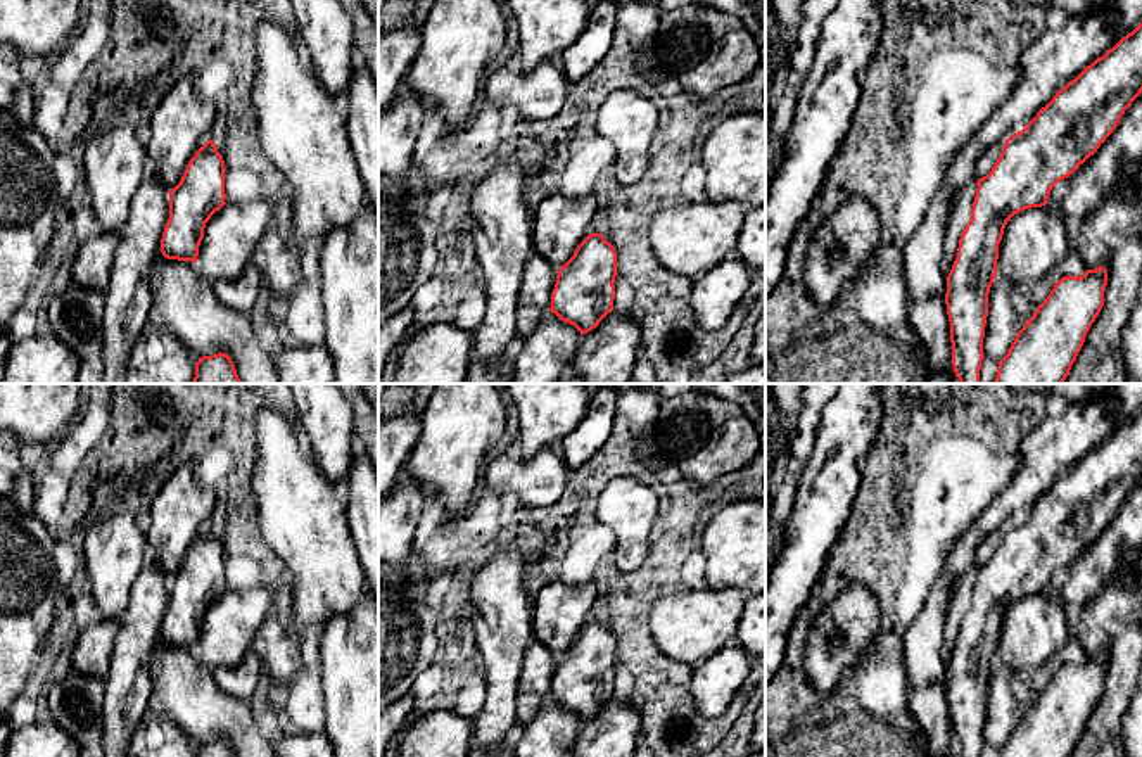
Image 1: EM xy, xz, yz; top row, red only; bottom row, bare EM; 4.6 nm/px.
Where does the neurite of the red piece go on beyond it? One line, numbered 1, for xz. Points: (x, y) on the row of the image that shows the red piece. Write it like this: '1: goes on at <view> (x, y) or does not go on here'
1: does not go on here

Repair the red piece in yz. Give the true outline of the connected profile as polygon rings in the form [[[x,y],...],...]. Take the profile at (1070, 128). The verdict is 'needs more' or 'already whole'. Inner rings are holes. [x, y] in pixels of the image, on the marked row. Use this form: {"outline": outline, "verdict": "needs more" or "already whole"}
{"outline": [[[1142,24],[1063,86],[1018,133],[1009,137],[992,171],[976,181],[971,219],[947,277],[952,366],[961,384],[980,384],[988,294],[997,275],[999,244],[1007,221],[1047,204],[1052,187],[1073,175],[1114,131],[1125,111],[1142,93]]], "verdict": "already whole"}

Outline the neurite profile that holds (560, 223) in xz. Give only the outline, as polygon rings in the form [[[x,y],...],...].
[[[561,194],[542,199],[532,213],[534,252],[561,268],[589,235],[598,214],[596,199],[570,199]]]

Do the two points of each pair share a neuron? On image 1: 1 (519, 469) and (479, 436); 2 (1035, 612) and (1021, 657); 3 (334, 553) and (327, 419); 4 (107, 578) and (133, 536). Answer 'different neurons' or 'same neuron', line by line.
1: different neurons
2: same neuron
3: same neuron
4: same neuron

